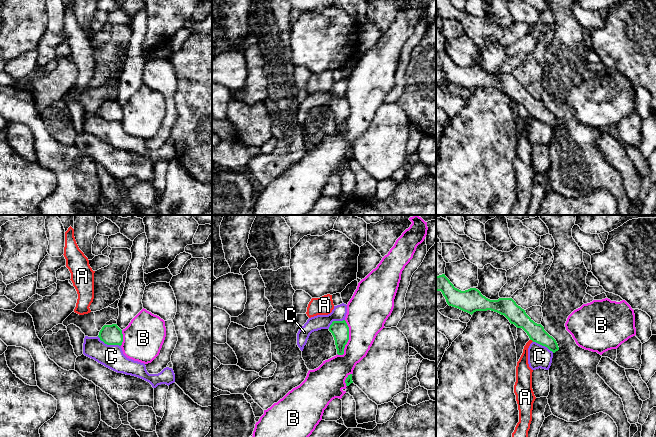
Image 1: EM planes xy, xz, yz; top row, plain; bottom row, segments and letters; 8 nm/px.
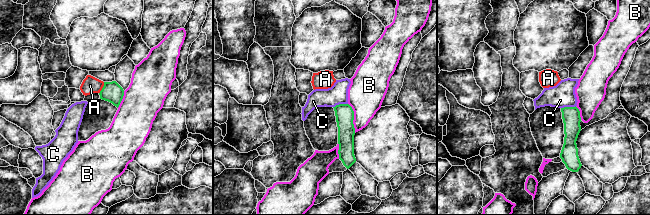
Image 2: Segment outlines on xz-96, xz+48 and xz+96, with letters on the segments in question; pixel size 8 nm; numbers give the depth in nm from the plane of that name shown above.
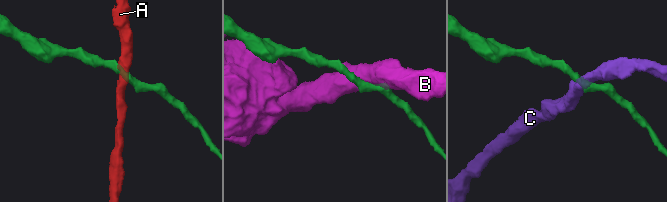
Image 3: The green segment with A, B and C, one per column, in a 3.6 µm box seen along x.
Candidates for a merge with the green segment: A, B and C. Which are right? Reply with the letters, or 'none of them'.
none of them

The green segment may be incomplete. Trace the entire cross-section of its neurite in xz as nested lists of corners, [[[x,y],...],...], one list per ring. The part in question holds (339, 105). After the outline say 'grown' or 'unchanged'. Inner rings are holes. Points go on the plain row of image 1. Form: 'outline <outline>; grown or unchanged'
outline [[[333,97],[329,103],[329,107],[334,113],[337,130],[343,131],[345,121],[349,116],[349,103],[346,97]]]; unchanged

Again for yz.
outline [[[445,50],[436,52],[436,67],[442,68],[449,82],[471,91],[476,87],[497,88],[504,91],[517,104],[522,104],[533,118],[547,123],[553,129],[559,126],[556,116],[544,106],[541,100],[535,99],[512,74],[490,76],[476,64],[461,67],[454,63]]]; unchanged

